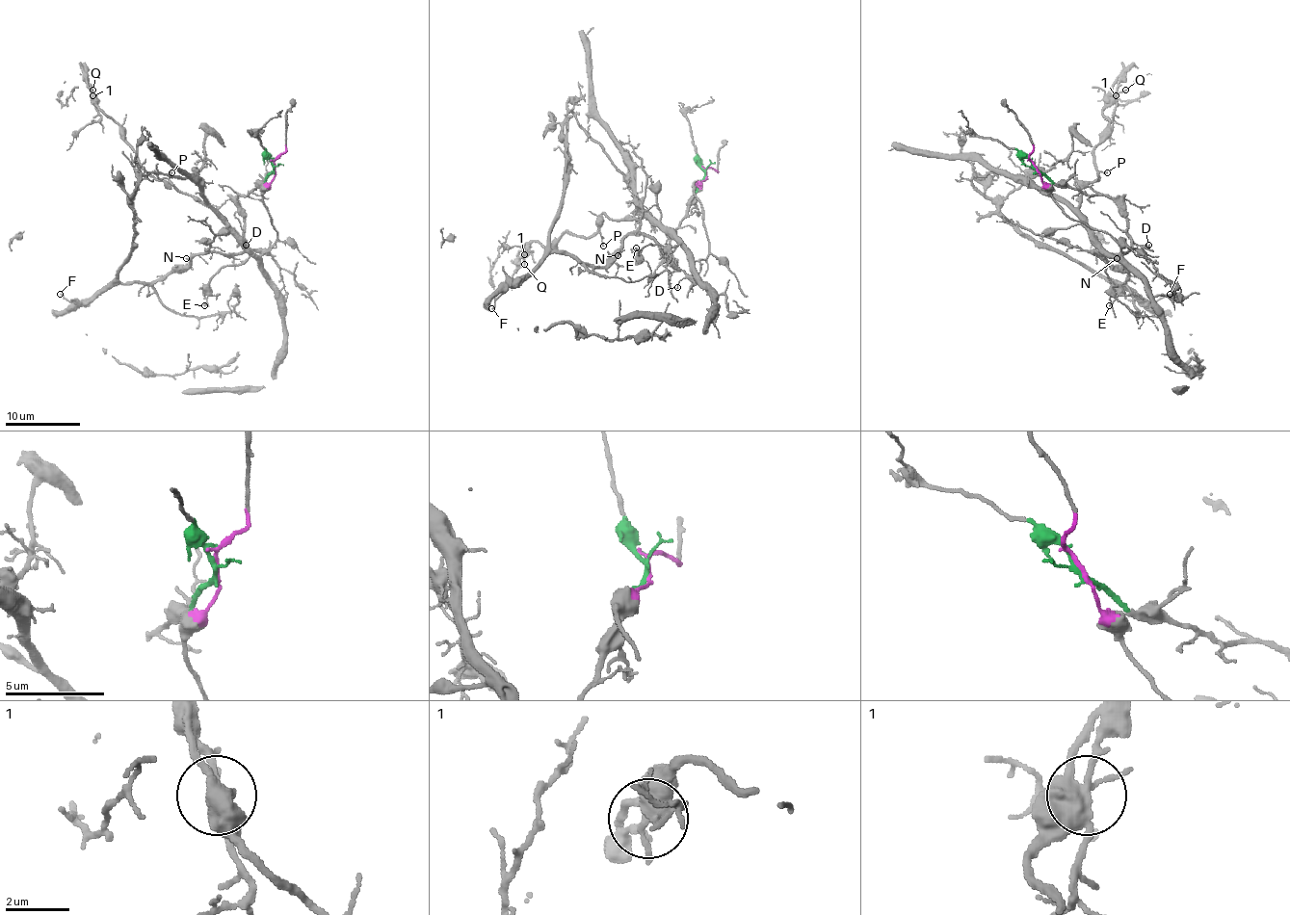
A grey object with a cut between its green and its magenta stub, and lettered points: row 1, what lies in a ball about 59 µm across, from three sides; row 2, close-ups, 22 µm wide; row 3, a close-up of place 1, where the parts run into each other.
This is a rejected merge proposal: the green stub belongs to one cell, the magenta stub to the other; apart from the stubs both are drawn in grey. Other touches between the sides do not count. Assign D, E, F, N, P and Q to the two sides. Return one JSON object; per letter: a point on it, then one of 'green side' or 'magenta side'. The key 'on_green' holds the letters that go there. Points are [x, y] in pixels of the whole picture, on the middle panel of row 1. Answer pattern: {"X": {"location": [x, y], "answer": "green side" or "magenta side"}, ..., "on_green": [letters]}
{"D": {"location": [677, 287], "answer": "green side"}, "E": {"location": [636, 248], "answer": "magenta side"}, "F": {"location": [491, 308], "answer": "green side"}, "N": {"location": [618, 255], "answer": "green side"}, "P": {"location": [603, 246], "answer": "magenta side"}, "Q": {"location": [524, 264], "answer": "magenta side"}, "on_green": ["D", "F", "N"]}

